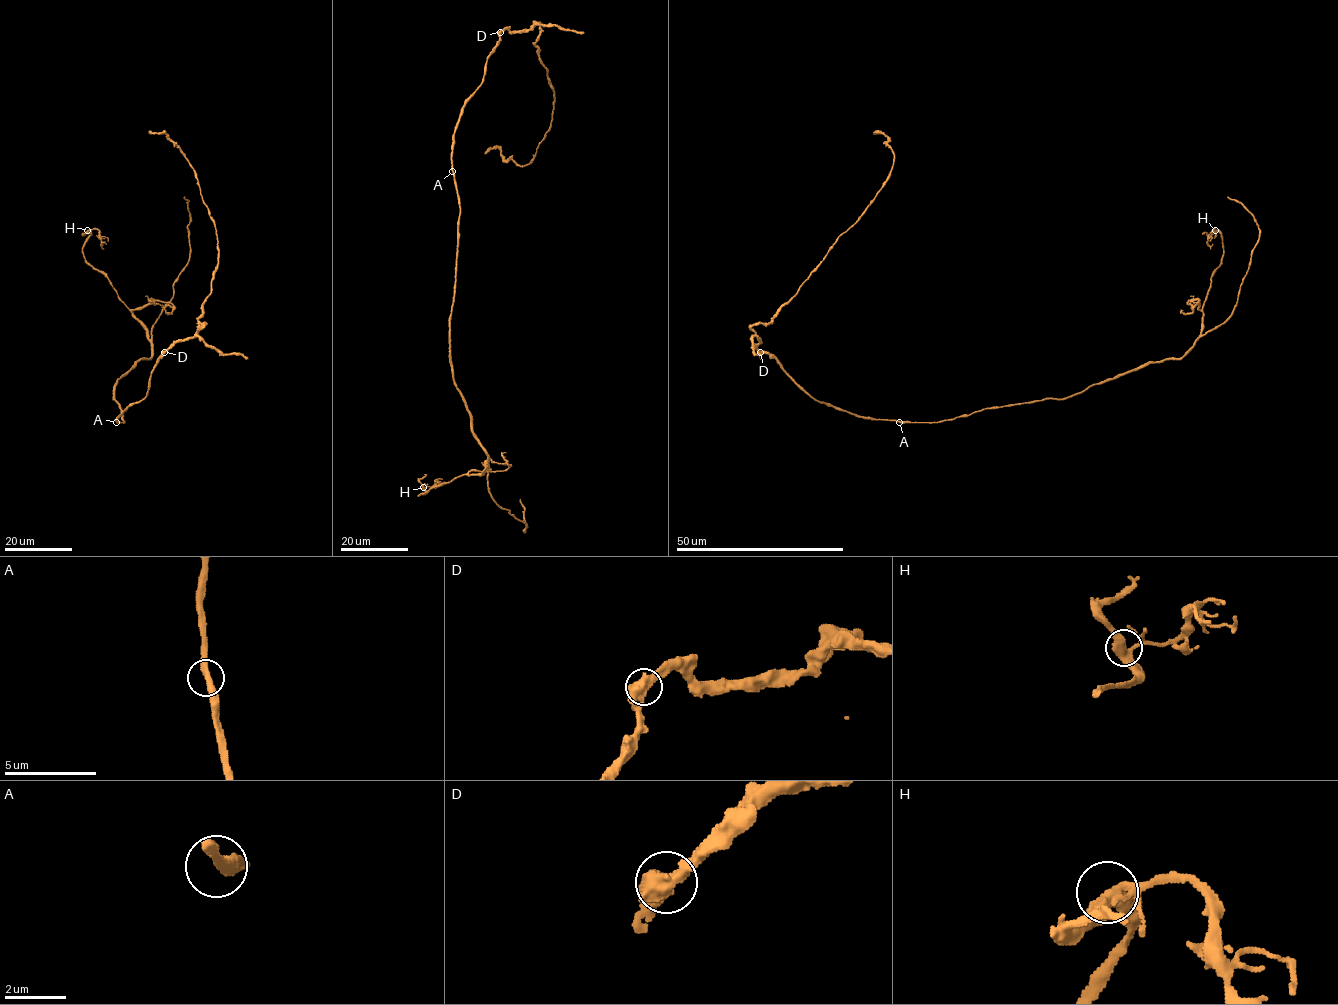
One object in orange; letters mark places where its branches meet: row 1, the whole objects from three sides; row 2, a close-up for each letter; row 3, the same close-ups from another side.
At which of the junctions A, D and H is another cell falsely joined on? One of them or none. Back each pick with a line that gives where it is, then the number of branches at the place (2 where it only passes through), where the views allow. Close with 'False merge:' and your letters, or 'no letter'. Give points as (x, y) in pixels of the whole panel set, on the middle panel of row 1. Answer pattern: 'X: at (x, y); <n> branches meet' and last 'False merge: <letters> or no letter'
False merge: no letter

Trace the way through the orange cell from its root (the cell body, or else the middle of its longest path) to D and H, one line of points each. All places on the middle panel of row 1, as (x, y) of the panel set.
D: (453, 172), (451, 145), (455, 128), (465, 100), (482, 82), (487, 58), (496, 46), (501, 32)
H: (453, 172), (460, 215), (450, 363), (487, 467), (482, 473), (459, 475), (418, 495), (426, 492), (423, 487)

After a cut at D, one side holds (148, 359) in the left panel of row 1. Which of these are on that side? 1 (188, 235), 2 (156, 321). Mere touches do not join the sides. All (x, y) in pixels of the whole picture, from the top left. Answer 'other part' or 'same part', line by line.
1: same part
2: same part

